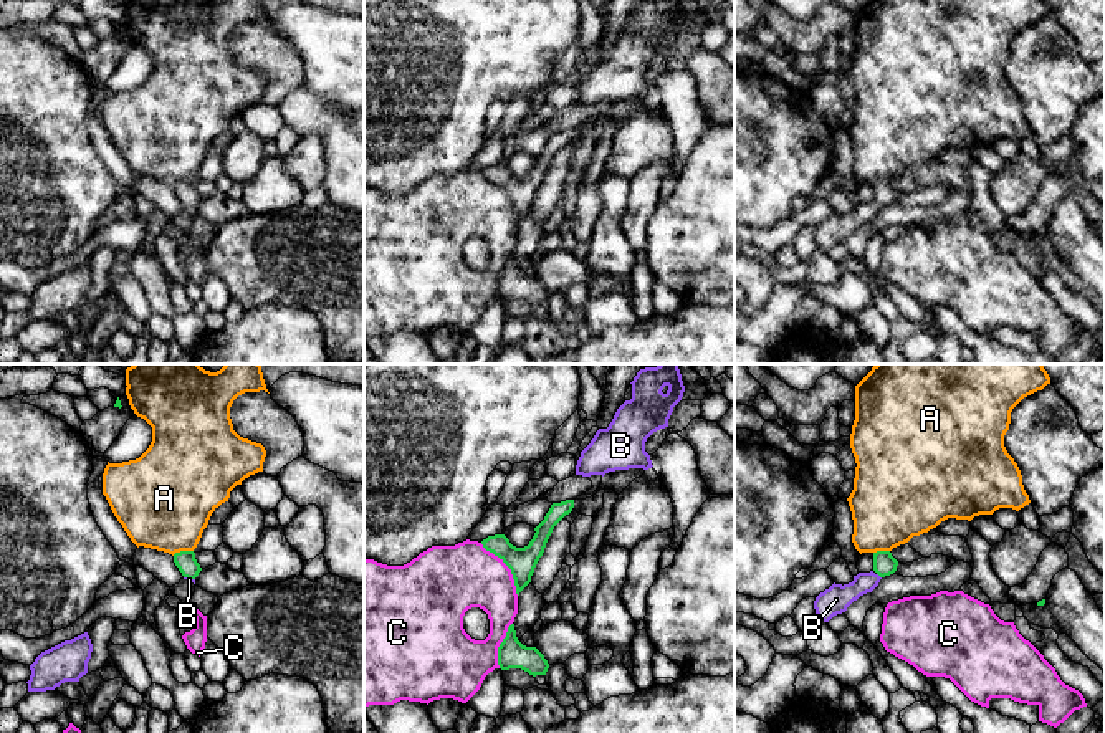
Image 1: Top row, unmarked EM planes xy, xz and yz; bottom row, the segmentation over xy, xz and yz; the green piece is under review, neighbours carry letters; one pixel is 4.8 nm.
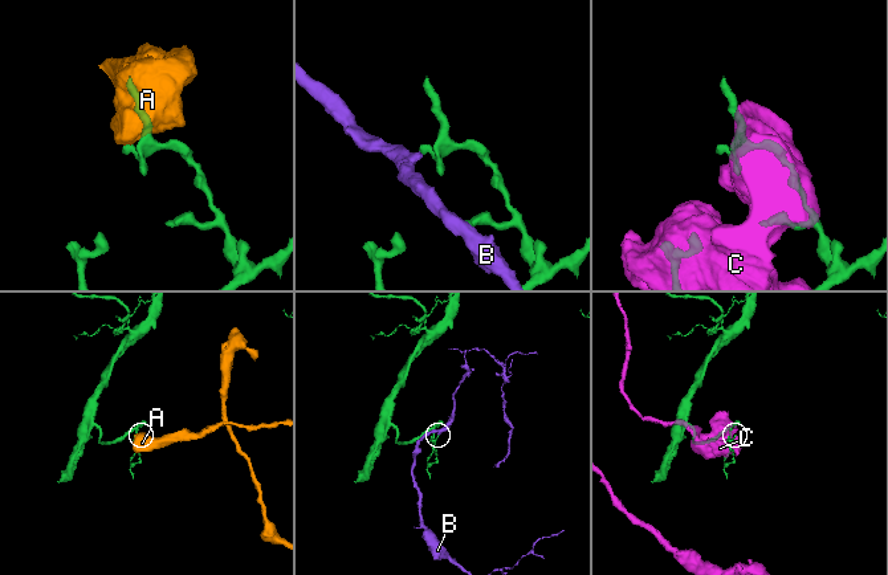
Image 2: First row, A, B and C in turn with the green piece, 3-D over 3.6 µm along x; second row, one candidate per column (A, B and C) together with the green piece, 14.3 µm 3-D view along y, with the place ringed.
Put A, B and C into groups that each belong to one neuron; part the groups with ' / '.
A / B / C

